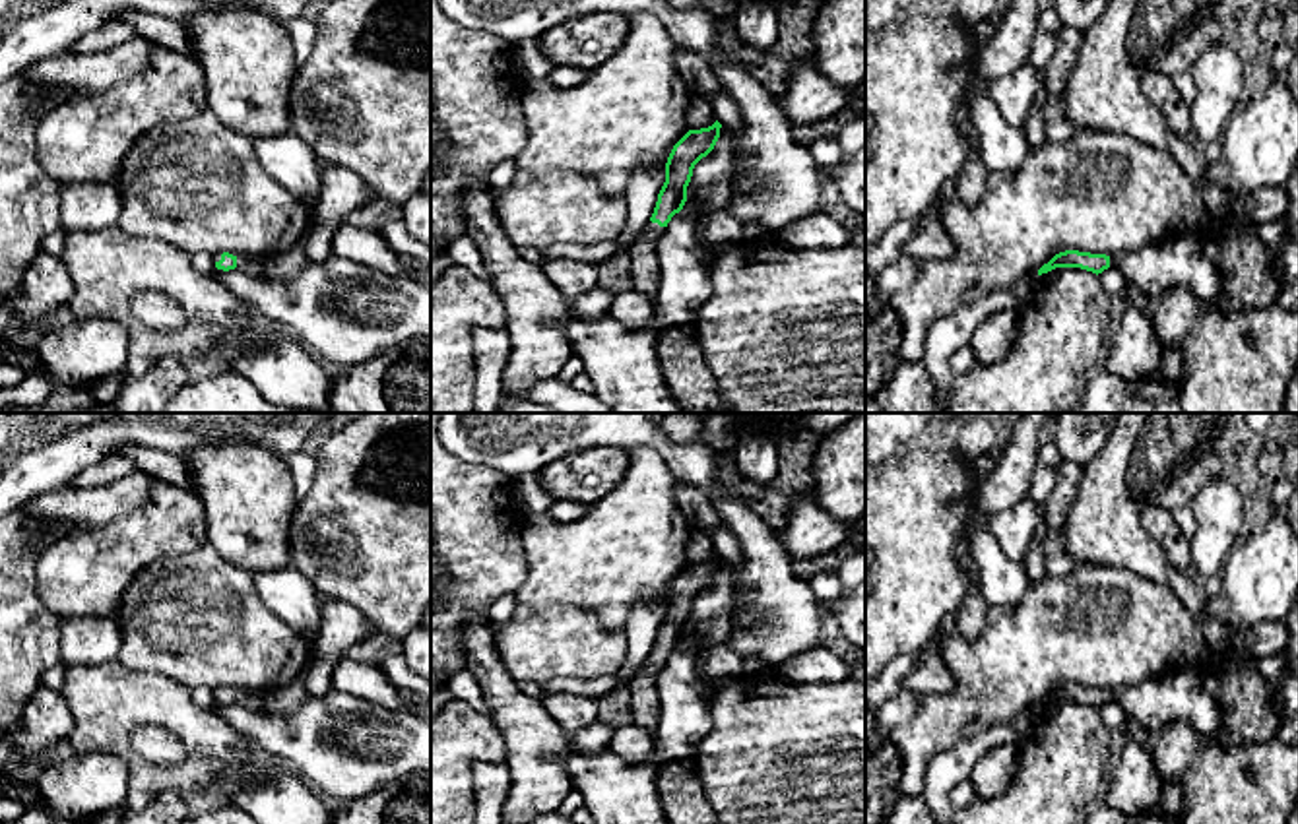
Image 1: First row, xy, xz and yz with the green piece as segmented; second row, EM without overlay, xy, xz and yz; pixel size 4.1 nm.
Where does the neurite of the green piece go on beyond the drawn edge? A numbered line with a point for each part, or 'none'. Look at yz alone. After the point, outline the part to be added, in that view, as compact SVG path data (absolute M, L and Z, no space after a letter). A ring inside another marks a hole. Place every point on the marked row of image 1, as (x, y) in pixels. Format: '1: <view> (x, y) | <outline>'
none

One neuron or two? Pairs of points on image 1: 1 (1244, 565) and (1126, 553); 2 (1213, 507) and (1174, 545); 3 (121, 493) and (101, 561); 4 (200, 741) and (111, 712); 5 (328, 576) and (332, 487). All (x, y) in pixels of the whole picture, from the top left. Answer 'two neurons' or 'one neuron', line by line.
1: two neurons
2: two neurons
3: two neurons
4: one neuron
5: one neuron

